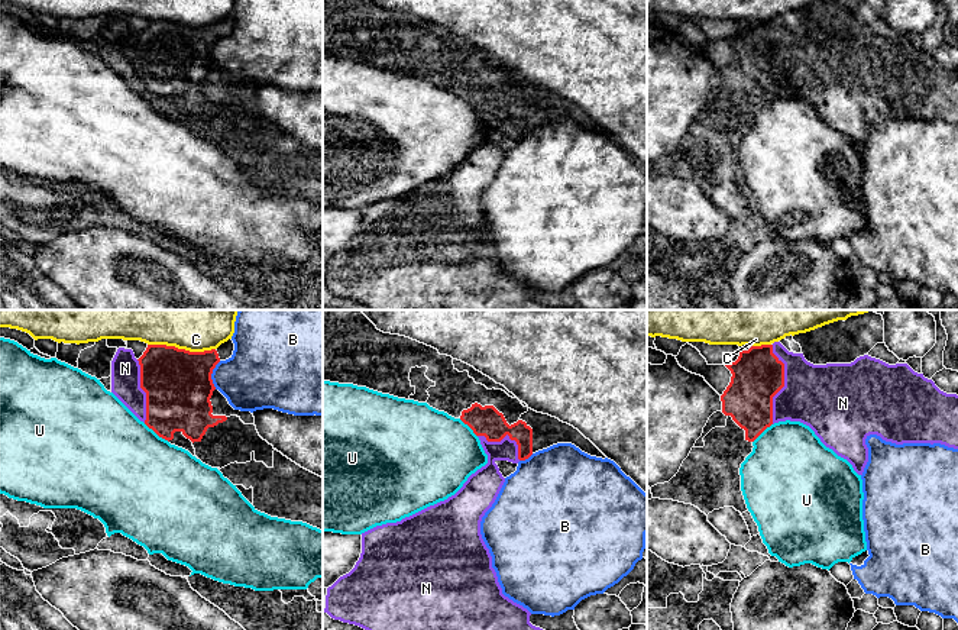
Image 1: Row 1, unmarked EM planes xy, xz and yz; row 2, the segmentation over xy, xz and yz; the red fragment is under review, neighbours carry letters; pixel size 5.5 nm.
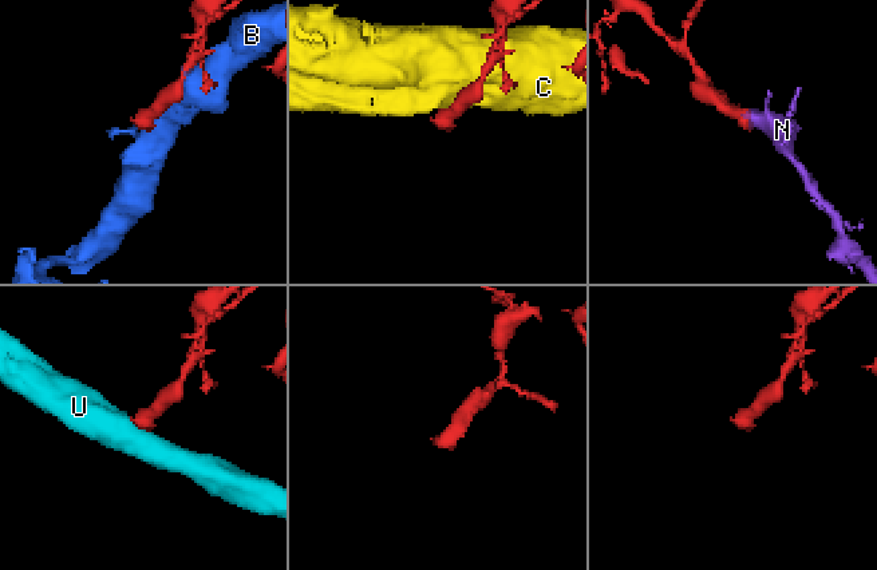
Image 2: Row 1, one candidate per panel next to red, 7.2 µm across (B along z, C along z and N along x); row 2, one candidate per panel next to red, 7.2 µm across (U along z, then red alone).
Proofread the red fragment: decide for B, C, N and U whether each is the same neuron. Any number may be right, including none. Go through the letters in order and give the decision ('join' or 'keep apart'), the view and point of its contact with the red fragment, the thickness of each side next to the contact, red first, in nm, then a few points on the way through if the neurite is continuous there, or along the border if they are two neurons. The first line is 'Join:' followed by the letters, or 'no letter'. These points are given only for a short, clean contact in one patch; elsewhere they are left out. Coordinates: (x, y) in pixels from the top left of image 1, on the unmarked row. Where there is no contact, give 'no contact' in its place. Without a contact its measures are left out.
Join: N
B: keep apart; contact xy (210, 51); calibres 380 and 360 nm
C: keep apart; contact xy (181, 25); calibres 380 and 160 nm
N: join; contact yz (783, 60); calibres 280 and 360 nm
U: keep apart; contact xy (157, 109); calibres 360 and 500 nm

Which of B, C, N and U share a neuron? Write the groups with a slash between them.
B / C / N / U

